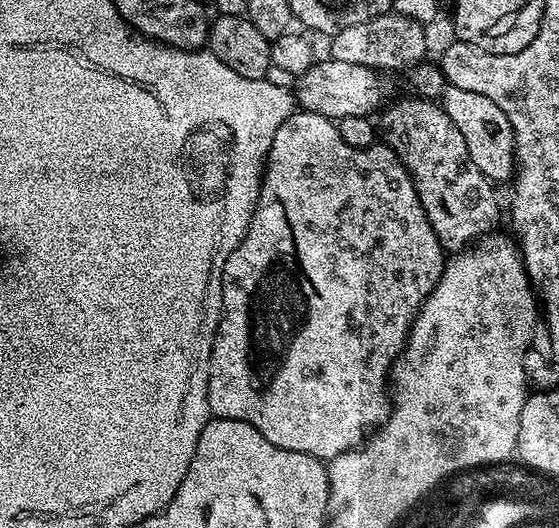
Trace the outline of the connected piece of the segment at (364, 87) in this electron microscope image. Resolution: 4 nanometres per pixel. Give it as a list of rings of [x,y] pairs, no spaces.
[[[325,58],[322,62],[313,63],[299,75],[295,81],[294,100],[303,111],[322,114],[333,122],[351,116],[371,117],[385,103],[384,84],[380,76],[381,73],[374,68]]]

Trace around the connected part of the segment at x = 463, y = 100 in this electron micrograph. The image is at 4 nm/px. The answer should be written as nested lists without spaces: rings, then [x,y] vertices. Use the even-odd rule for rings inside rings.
[[[448,84],[440,93],[438,103],[450,122],[458,126],[466,142],[466,150],[470,150],[470,158],[474,158],[474,166],[478,166],[478,170],[493,182],[511,181],[516,171],[516,143],[510,122],[506,114],[498,110],[498,105],[490,102],[486,94],[474,94],[474,90],[462,90],[462,86],[453,84]]]

